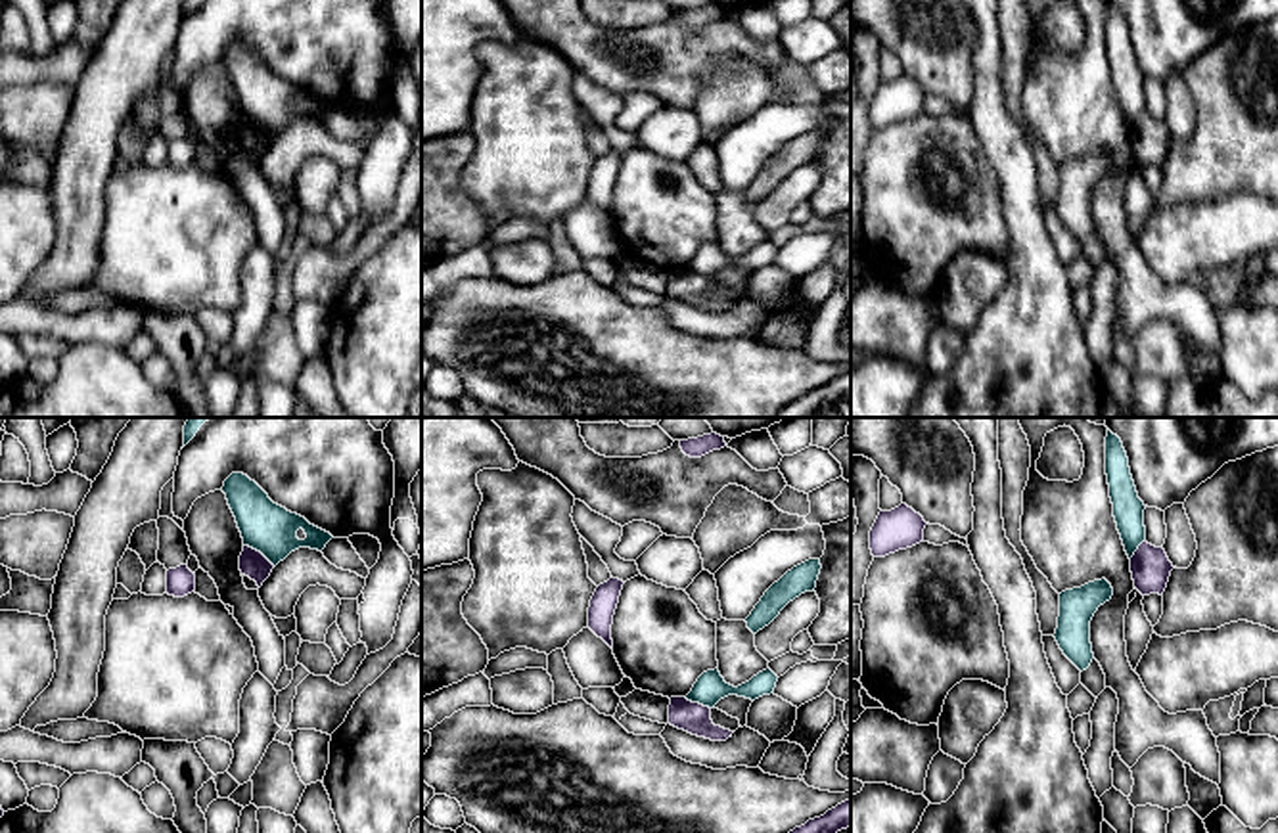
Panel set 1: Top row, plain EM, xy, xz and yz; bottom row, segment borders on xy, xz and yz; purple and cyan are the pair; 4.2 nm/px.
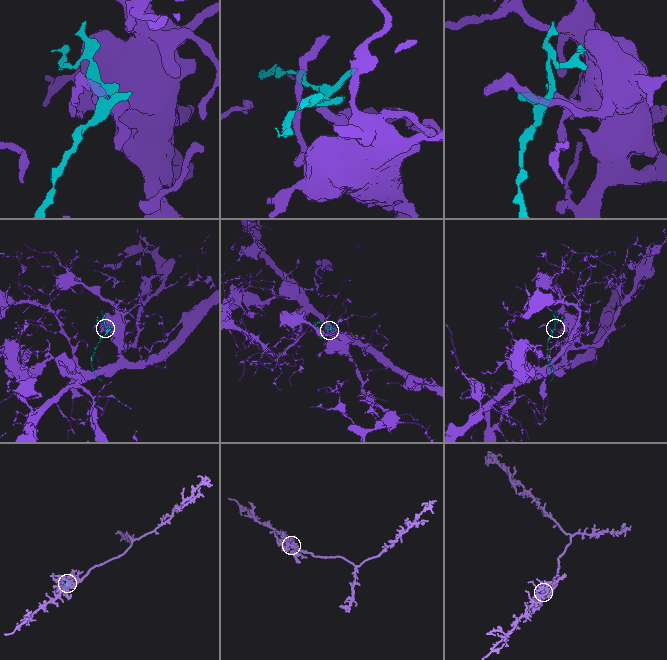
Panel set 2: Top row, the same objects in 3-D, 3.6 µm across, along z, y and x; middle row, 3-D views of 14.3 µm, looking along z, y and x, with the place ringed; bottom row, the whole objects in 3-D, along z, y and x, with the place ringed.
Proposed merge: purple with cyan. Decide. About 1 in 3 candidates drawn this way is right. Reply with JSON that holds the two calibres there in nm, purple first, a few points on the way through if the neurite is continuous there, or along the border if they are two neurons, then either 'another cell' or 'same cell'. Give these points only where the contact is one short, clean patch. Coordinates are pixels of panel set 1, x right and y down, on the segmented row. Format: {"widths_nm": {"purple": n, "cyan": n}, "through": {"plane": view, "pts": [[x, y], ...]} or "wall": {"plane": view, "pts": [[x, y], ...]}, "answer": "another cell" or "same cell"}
{"widths_nm": {"purple": 110, "cyan": 220}, "wall": {"plane": "xy", "pts": [[244, 544], [259, 550], [274, 565]]}, "answer": "another cell"}

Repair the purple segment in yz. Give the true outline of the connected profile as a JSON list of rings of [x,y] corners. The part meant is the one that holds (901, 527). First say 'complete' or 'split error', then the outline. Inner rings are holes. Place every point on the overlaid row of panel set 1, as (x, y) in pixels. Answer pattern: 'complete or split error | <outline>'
complete | [[[906,504],[891,511],[879,511],[870,530],[872,555],[885,557],[924,542],[925,525],[924,517]]]

